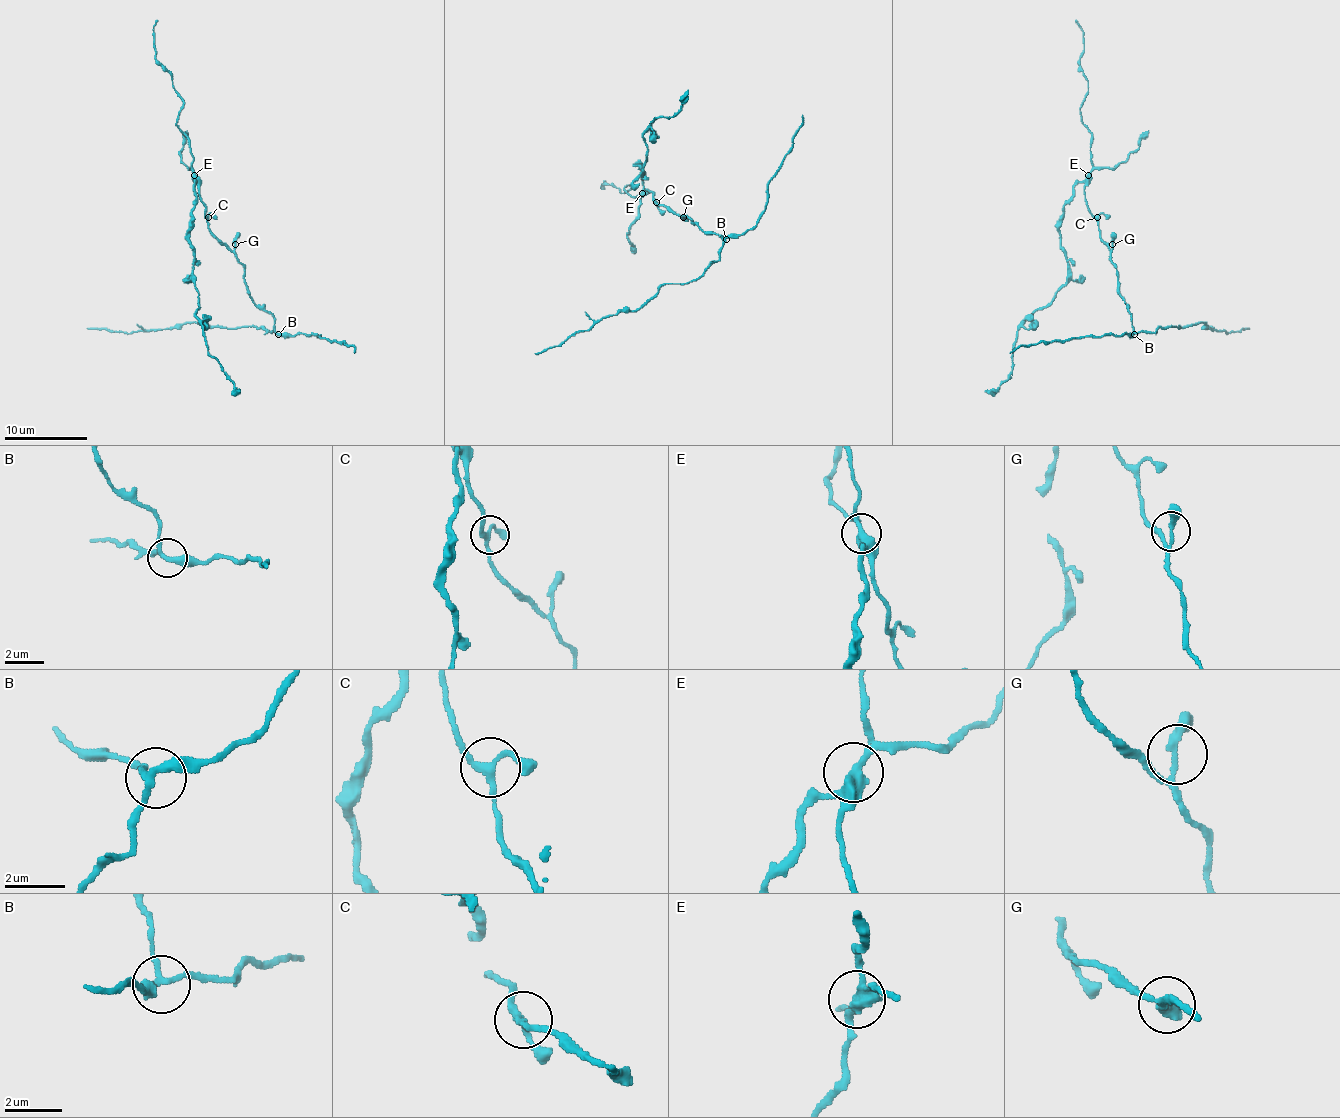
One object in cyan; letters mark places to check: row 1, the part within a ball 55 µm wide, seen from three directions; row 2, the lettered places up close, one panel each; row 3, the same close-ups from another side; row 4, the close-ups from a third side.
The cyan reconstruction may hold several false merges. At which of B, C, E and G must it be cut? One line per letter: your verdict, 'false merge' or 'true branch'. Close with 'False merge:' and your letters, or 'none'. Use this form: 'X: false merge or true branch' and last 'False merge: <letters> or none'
B: true branch
C: true branch
E: false merge
G: true branch
False merge: E

